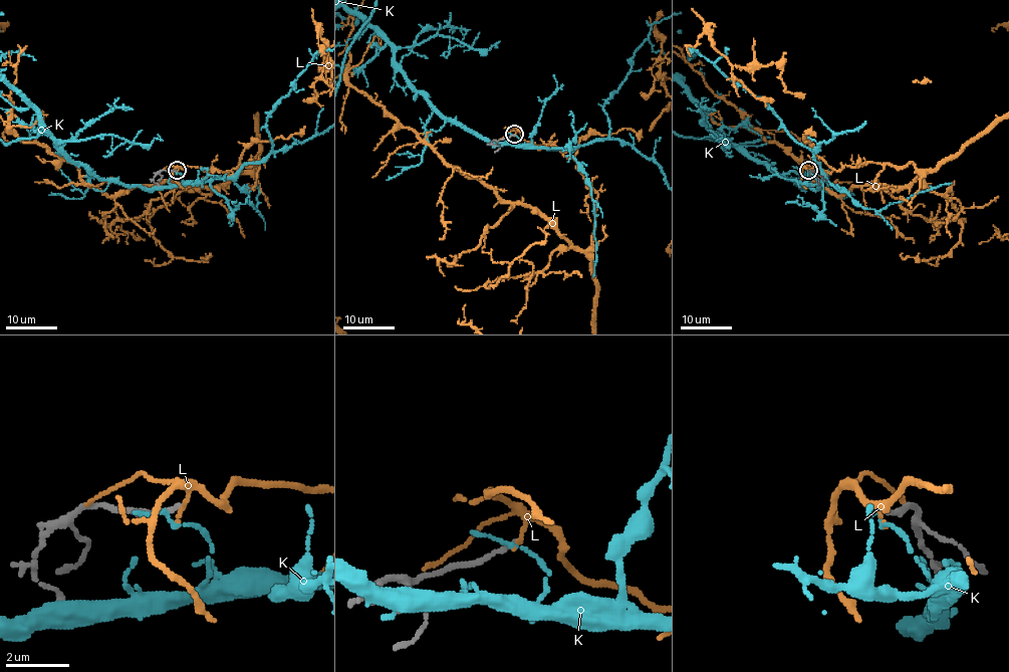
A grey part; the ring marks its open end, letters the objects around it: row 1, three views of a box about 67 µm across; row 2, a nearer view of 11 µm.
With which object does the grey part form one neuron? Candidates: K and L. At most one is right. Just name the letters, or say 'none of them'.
none of them

